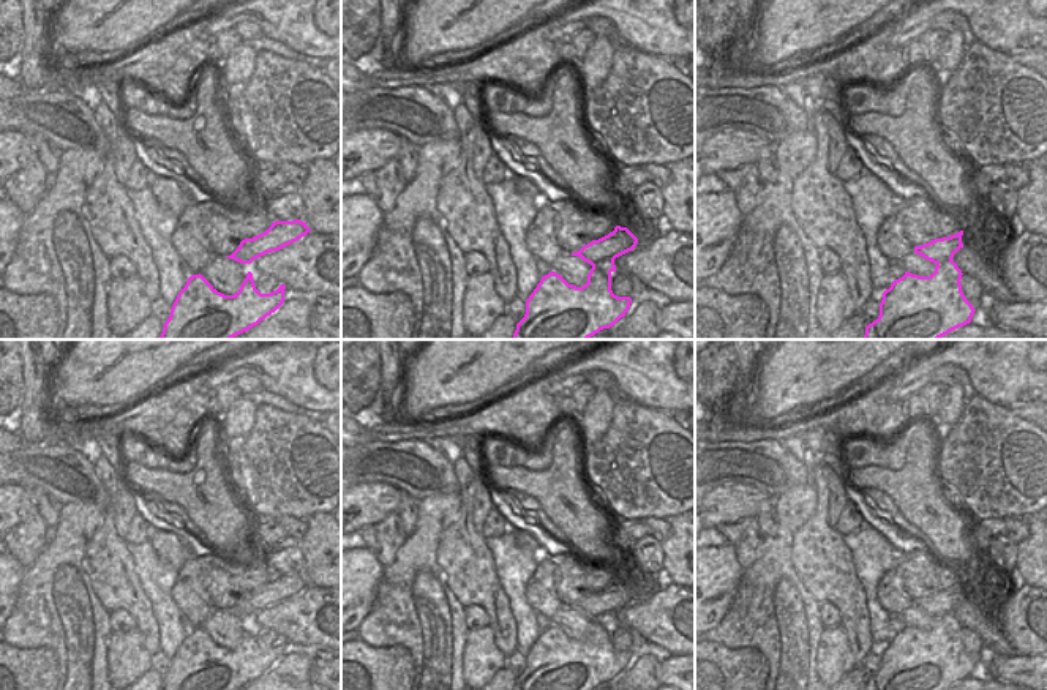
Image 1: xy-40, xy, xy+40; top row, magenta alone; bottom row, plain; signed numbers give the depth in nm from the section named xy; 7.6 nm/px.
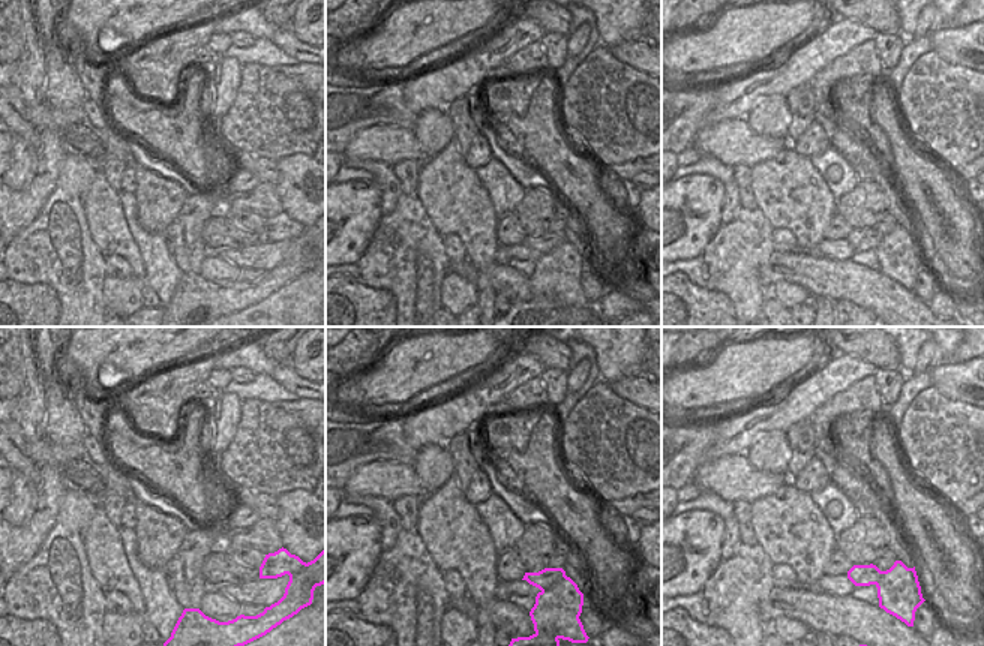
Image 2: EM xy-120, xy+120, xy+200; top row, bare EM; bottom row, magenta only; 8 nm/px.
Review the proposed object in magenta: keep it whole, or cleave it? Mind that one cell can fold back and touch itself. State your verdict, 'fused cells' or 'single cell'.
fused cells

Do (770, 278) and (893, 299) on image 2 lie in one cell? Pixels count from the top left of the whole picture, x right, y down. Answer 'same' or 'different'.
same

